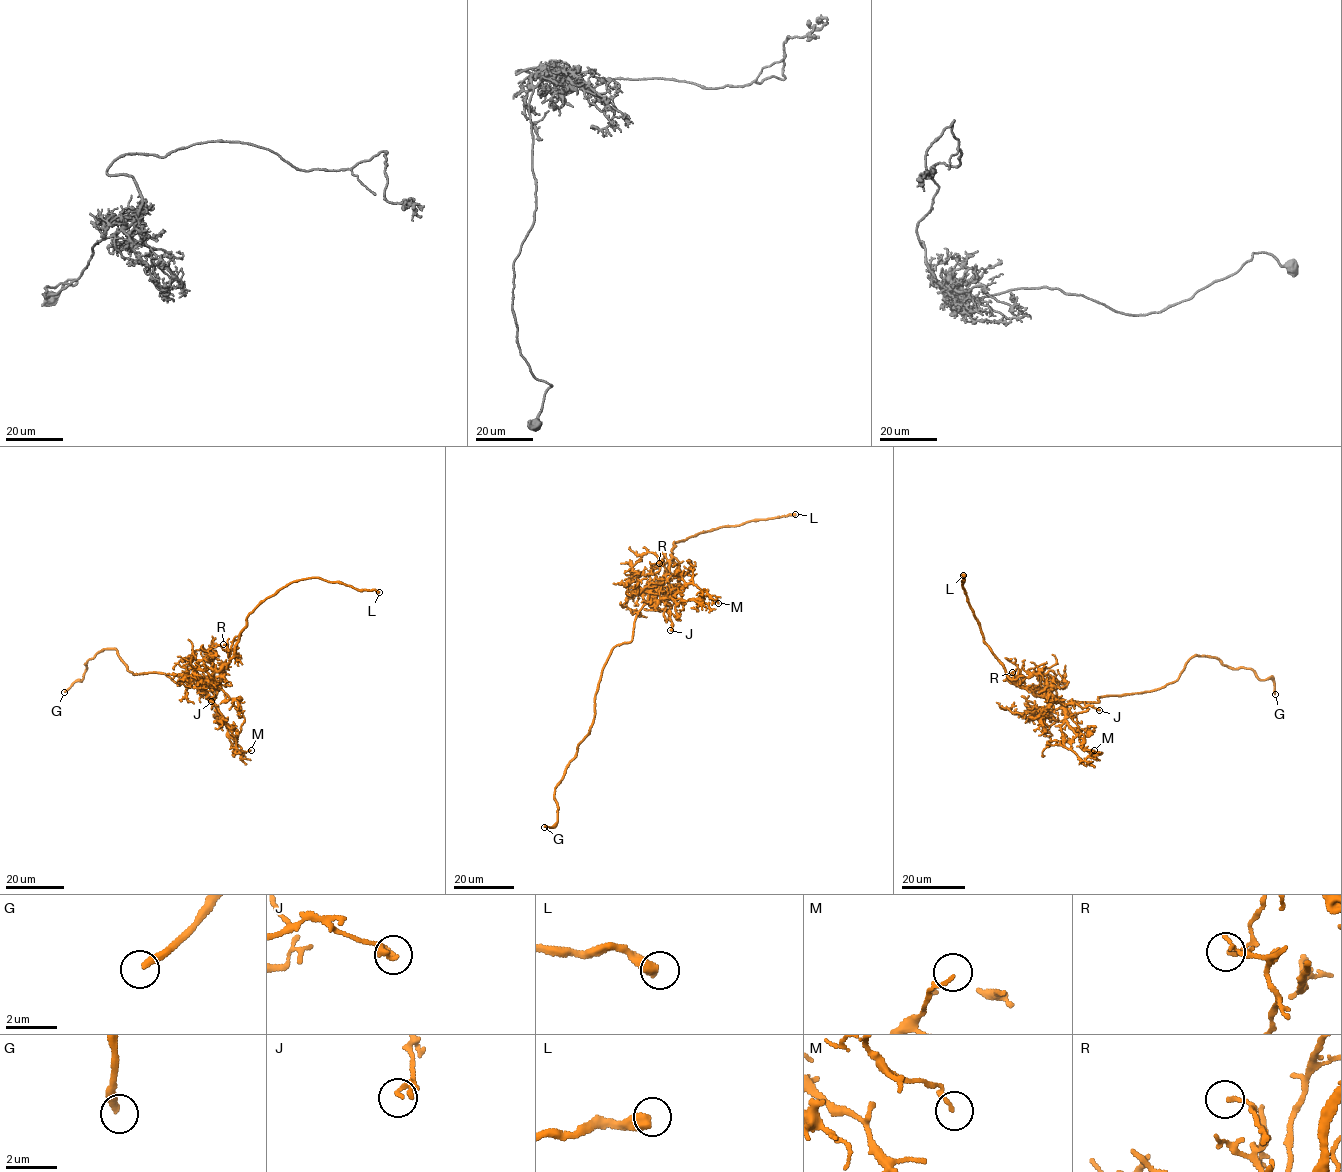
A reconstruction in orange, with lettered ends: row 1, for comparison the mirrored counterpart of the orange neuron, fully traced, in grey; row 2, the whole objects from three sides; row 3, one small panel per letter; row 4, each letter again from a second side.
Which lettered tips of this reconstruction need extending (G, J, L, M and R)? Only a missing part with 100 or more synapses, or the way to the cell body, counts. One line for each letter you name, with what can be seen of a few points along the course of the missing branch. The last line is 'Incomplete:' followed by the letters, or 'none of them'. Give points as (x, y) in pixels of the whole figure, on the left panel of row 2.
G: (64, 692), (40, 719), (42, 710)
Incomplete: G, L

